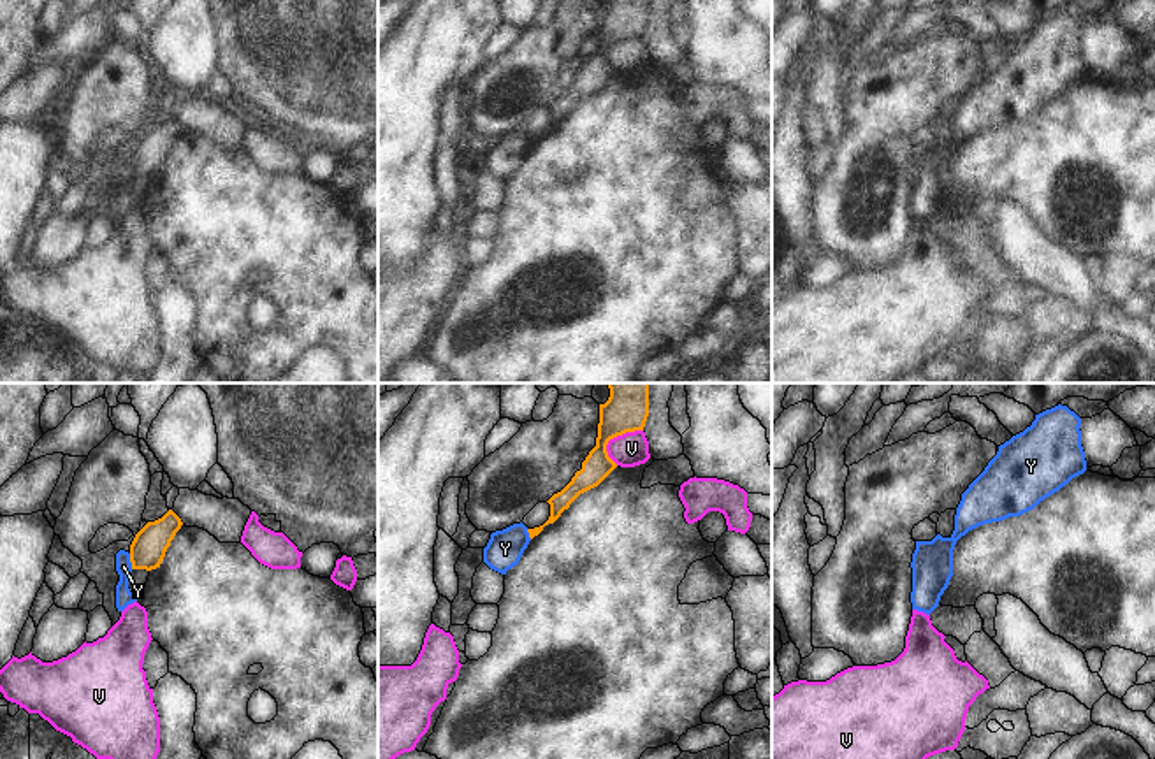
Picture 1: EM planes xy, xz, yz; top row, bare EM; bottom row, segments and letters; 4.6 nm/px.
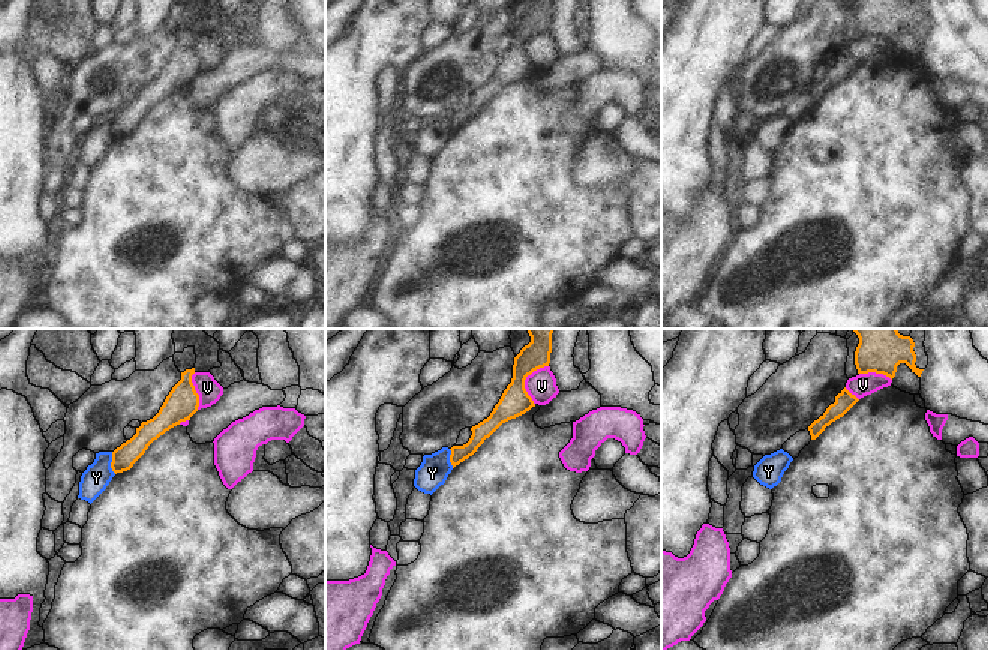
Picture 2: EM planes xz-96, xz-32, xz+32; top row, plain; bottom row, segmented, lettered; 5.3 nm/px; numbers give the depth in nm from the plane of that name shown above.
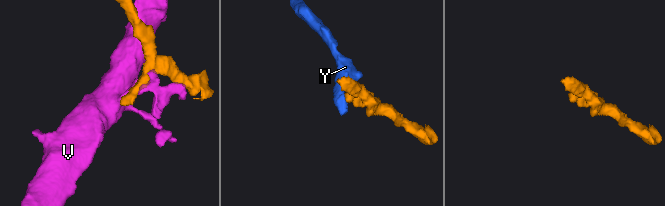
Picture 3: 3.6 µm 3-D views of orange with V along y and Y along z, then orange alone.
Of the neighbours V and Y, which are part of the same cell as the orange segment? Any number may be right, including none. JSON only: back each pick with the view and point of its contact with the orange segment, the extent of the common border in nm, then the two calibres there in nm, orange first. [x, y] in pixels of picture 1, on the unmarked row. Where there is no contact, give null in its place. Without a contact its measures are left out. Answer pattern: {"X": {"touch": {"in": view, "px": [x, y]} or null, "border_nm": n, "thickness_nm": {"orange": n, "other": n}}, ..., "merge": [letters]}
{"merge": []}

